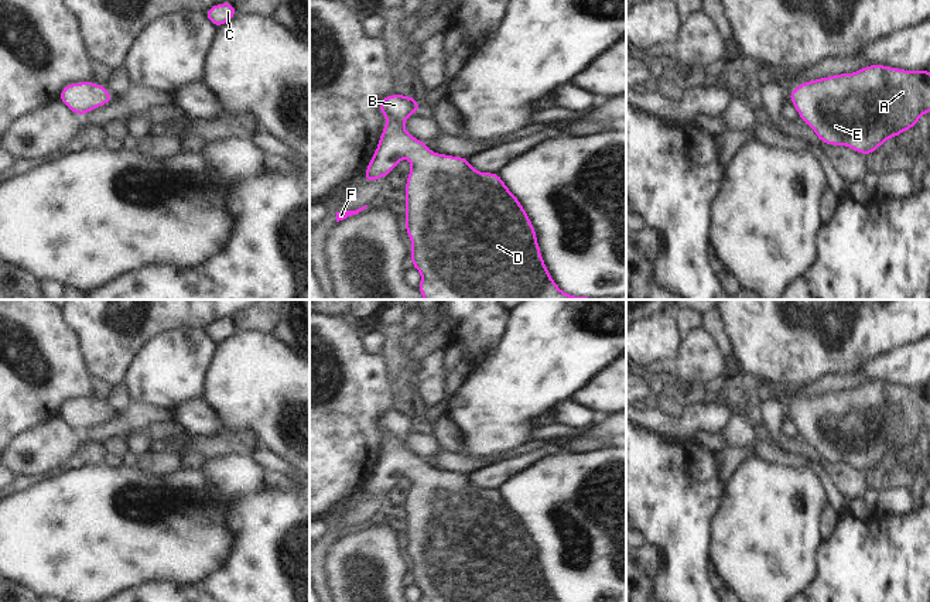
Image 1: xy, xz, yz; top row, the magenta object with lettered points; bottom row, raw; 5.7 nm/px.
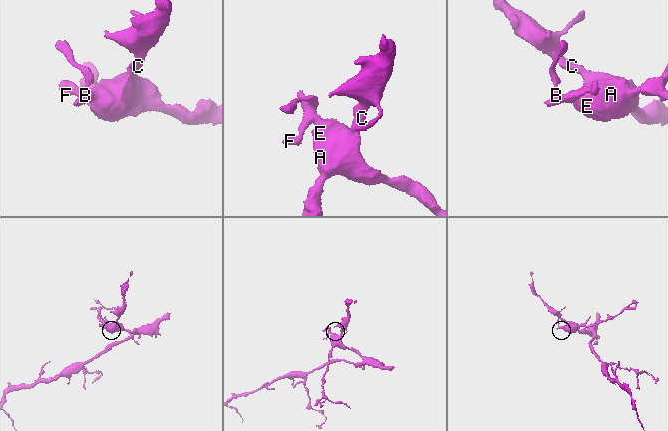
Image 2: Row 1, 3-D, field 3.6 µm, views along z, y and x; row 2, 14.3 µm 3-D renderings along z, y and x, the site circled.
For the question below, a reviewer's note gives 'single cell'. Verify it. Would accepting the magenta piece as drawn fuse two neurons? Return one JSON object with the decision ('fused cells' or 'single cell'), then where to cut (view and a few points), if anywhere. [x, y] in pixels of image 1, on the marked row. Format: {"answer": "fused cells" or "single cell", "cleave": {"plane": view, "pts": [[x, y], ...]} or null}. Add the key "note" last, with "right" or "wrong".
{"answer": "single cell", "cleave": null, "note": "right"}

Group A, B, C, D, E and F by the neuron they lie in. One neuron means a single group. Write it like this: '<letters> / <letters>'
A B C D E F

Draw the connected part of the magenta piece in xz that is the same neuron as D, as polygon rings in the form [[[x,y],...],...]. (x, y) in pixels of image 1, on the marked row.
[[[386,95],[379,100],[379,112],[387,122],[363,182],[387,177],[401,158],[411,160],[404,222],[413,243],[410,264],[423,276],[417,290],[424,300],[589,300],[561,291],[551,278],[534,226],[499,172],[476,171],[468,157],[434,153],[407,133],[403,122],[420,110],[420,102],[408,95]]]

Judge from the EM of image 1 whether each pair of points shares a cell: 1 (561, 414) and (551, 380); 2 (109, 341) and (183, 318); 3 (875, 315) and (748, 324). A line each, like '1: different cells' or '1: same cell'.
1: different cells
2: same cell
3: same cell

